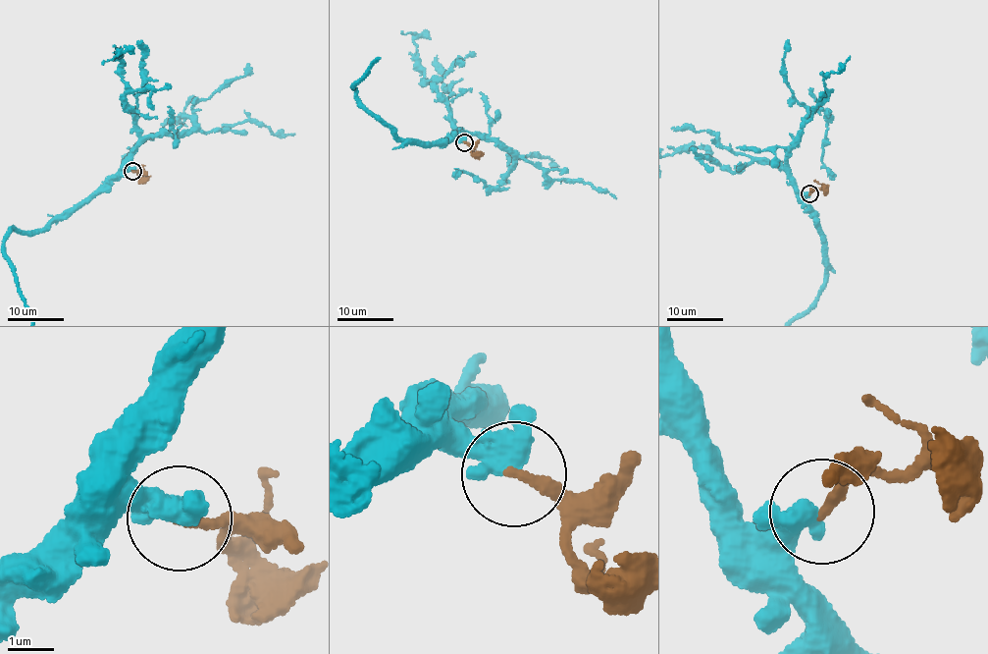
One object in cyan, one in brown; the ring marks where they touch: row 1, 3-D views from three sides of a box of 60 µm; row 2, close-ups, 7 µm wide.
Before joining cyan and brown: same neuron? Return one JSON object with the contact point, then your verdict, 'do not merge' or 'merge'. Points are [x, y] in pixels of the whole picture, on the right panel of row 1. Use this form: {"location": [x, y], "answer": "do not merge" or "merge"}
{"location": [809, 193], "answer": "merge"}

